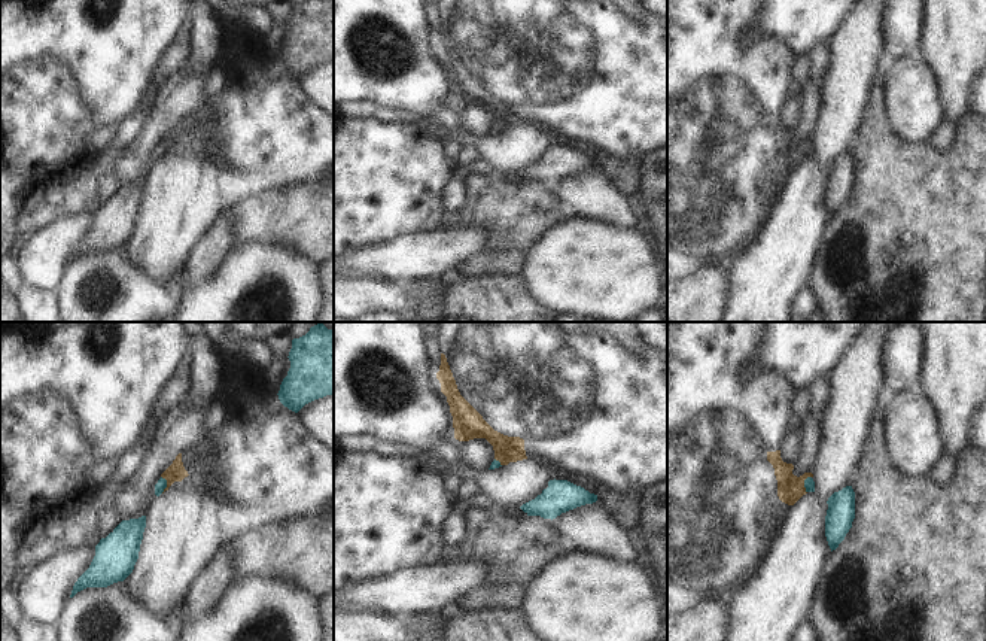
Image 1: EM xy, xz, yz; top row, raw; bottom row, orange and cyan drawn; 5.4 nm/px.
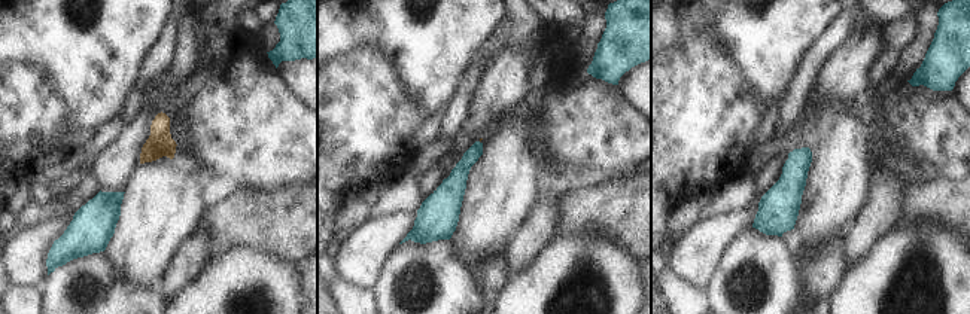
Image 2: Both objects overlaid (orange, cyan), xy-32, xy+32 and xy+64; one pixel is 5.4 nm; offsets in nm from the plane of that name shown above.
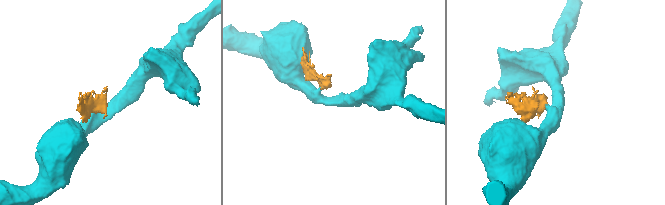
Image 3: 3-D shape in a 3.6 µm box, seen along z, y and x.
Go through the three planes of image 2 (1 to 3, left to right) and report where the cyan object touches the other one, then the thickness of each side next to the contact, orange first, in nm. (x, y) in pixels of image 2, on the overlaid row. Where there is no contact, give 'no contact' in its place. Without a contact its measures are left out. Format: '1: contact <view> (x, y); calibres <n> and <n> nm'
1: no contact
2: no contact
3: no contact

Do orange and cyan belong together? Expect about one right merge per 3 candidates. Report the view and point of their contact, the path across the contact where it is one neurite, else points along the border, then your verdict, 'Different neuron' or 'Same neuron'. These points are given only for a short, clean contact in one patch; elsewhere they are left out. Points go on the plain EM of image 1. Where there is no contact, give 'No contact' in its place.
Touches orange at yz (803, 149). Boundary: yz (810, 142), (805, 146), (806, 158). Different neuron.

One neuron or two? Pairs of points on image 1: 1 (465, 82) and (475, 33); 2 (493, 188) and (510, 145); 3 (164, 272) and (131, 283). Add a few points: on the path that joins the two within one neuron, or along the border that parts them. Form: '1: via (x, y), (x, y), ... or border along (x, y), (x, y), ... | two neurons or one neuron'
1: via (475, 70), (475, 45) | one neuron
2: border along (495, 173), (502, 176) | two neurons
3: border along (127, 251), (151, 278), (167, 286) | two neurons

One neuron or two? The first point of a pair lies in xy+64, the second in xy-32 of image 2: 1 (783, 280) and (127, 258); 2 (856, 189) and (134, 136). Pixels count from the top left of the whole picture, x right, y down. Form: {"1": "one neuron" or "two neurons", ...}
{"1": "two neurons", "2": "two neurons"}

